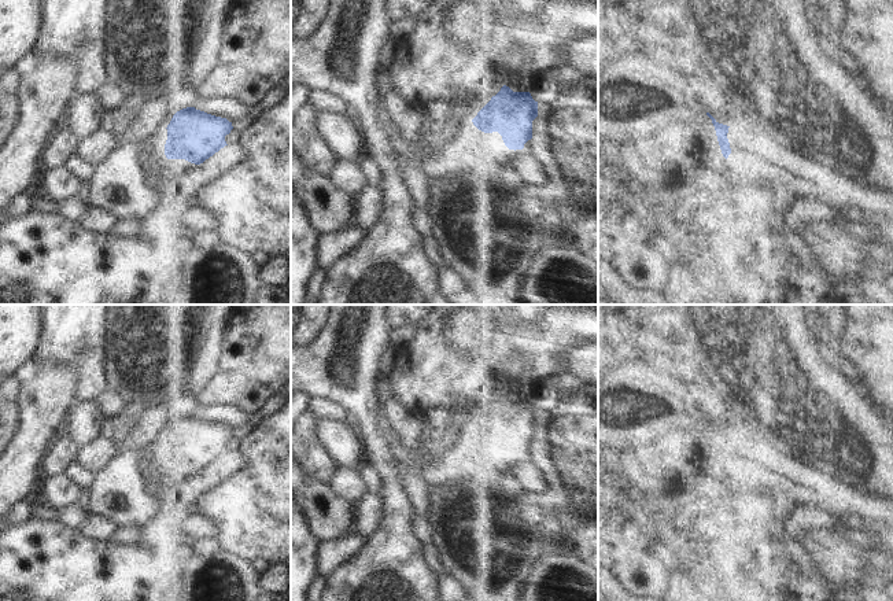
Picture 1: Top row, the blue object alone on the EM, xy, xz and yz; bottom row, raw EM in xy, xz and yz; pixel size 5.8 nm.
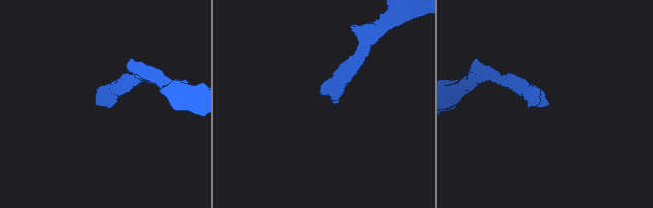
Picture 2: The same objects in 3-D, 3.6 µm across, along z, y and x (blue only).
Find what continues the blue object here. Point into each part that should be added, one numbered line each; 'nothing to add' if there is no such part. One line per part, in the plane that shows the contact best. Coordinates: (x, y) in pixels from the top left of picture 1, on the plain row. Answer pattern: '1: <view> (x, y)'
1: xz (467, 456)

